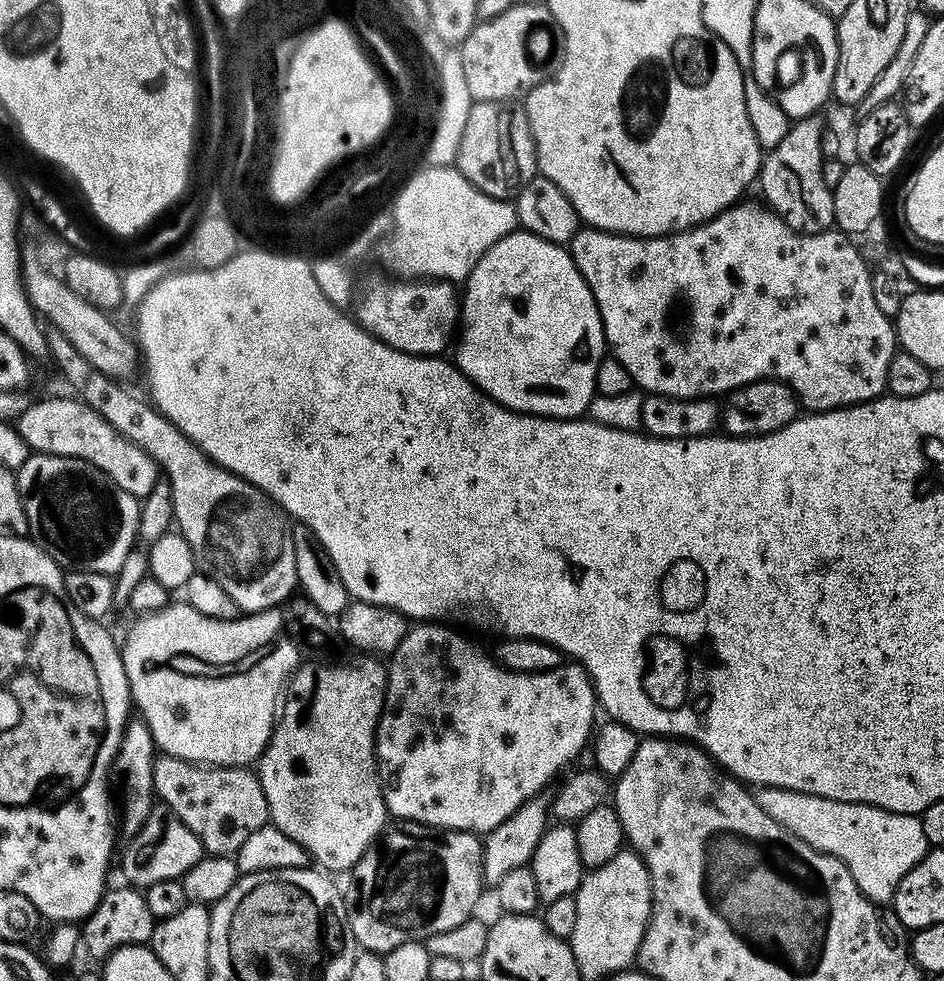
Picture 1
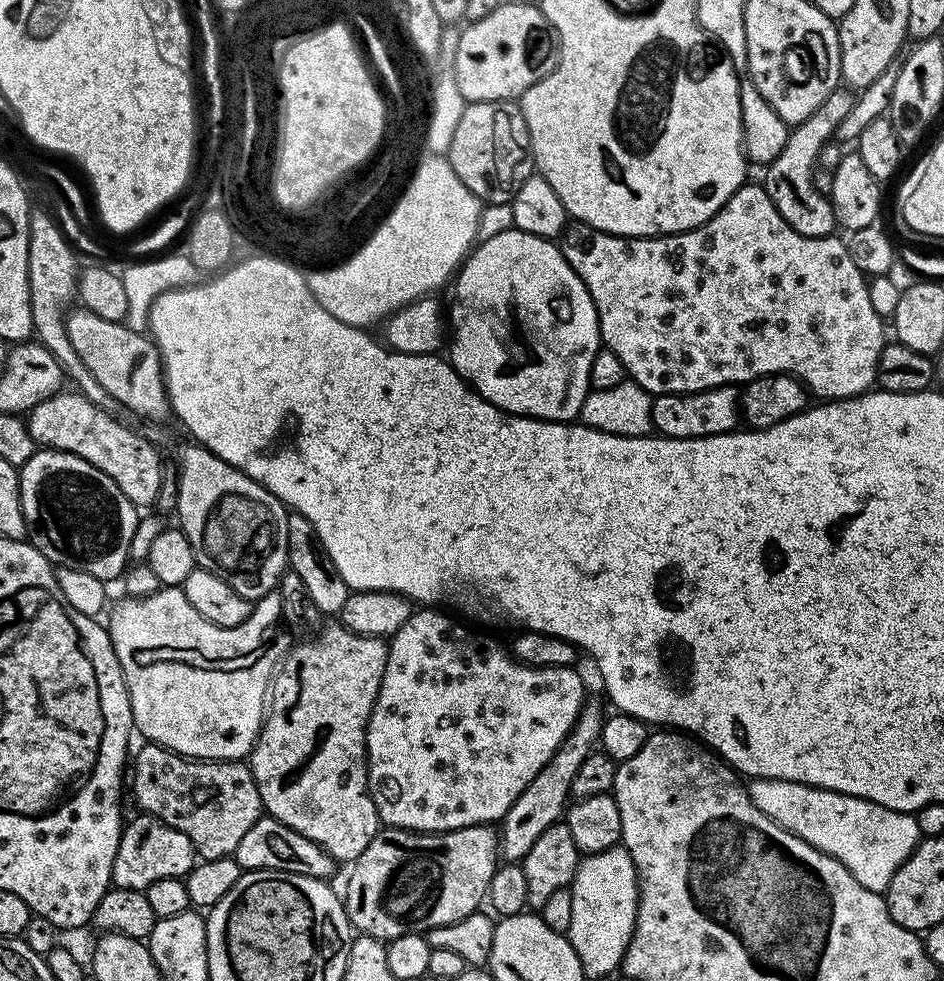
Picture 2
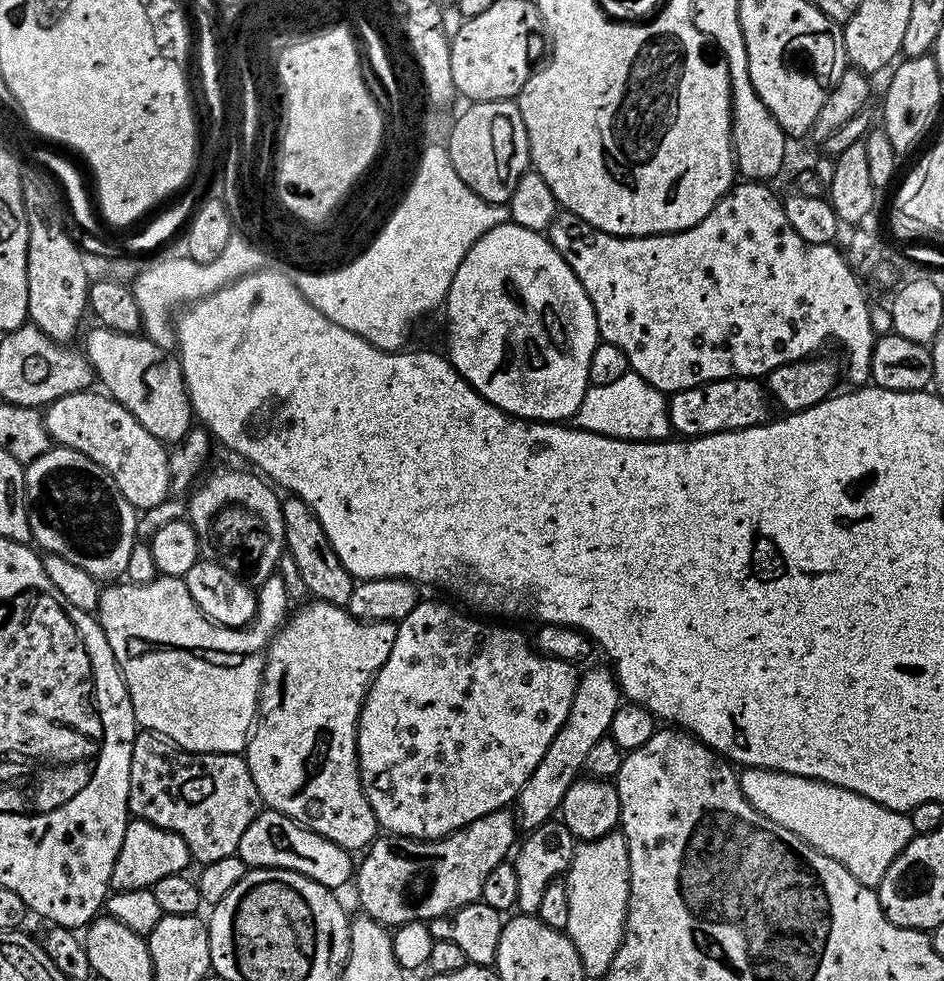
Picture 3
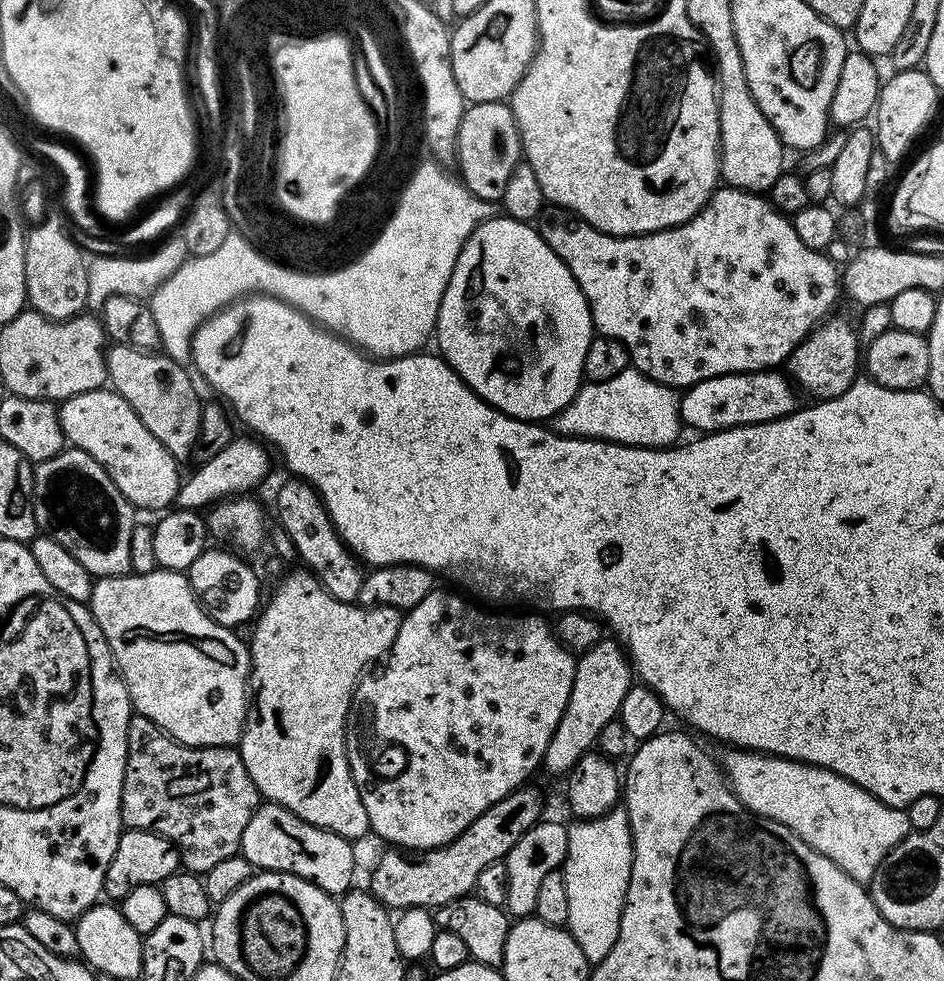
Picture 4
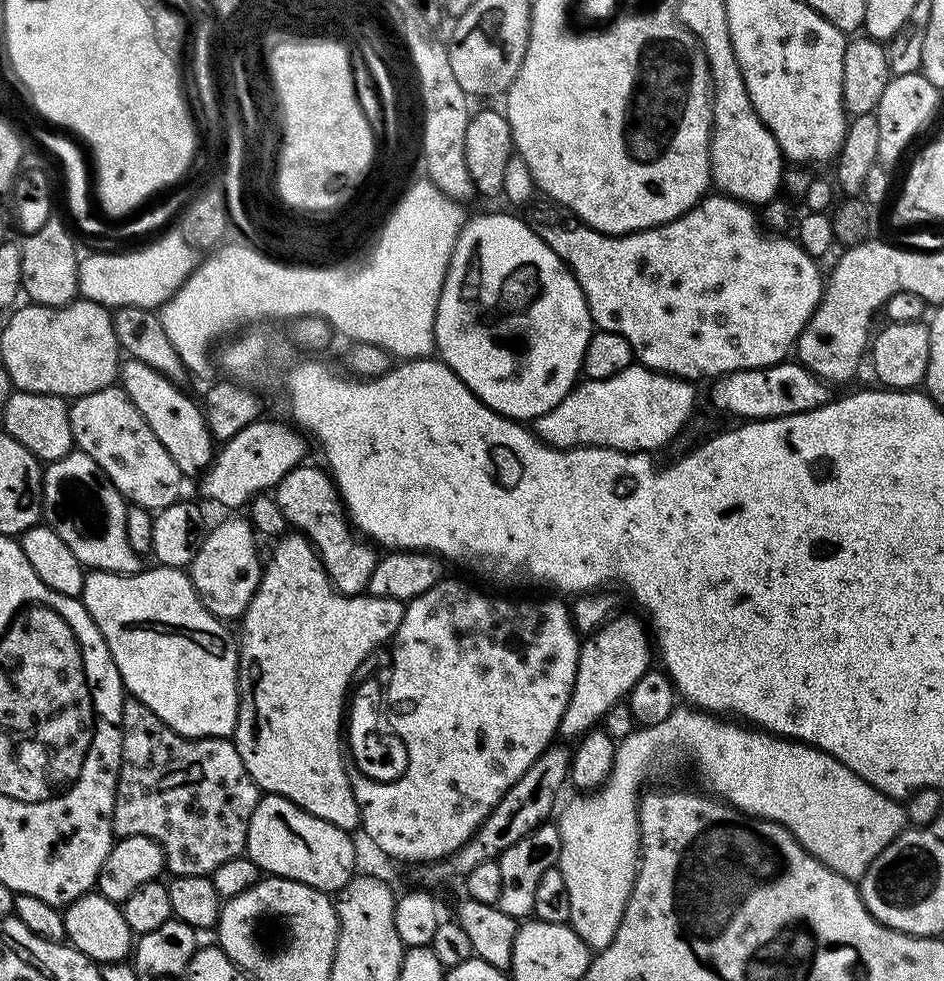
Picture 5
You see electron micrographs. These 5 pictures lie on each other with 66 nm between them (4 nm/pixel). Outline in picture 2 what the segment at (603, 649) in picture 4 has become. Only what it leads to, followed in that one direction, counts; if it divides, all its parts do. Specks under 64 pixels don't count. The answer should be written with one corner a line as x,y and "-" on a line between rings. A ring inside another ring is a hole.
592,702
585,703
570,734
566,734
562,746
554,754
554,758
550,758
550,762
546,762
546,766
542,766
542,770
538,770
534,782
530,782
530,786
526,786
526,790
522,790
522,794
518,794
514,806
510,806
510,810
504,815
498,828
500,854
505,861
523,861
524,856
530,854
530,846
534,846
534,842
538,842
538,837
544,831
550,830
550,826
557,824
565,815
572,796
574,774
578,774
578,766
582,766
582,762
586,762
588,755
597,747
605,719
606,712
603,712
598,705
592,704

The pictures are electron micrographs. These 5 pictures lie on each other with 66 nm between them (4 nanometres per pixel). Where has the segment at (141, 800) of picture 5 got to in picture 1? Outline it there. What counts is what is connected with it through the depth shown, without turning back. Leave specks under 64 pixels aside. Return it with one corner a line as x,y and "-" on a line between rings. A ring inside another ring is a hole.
160,754
154,762
154,790
155,799
198,834
198,842
202,842
205,853
210,856
235,857
242,842
254,830
269,823
262,782
248,766
205,766

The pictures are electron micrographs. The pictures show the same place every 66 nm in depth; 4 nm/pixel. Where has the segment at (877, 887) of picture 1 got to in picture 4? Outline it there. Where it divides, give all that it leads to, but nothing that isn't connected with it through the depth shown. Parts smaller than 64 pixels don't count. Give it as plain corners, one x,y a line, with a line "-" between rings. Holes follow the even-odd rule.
728,750
722,756
724,775
728,777
733,792
750,811
760,816
770,818
782,826
789,828
806,846
818,850
834,866
838,866
850,878
861,882
871,881
872,875
878,870
880,863
908,837
910,827
908,814
903,808
892,808
884,804
874,794
862,790
854,782
842,778
837,772
819,768
813,764
803,764
801,760
787,760
784,756
768,756
764,752
750,752
747,750

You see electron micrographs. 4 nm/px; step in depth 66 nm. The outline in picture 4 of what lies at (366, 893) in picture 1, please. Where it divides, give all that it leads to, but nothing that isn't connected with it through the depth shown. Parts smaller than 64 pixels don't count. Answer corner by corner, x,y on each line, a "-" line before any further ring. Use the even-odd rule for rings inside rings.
521,786
506,798
494,802
490,810
483,812
468,829
458,838
440,848
409,850
406,848
389,847
388,852
380,856
376,869
372,872
370,891
385,908
403,910
405,908
426,908
439,910
443,904
461,900
475,889
478,874
486,870
486,866
498,864
531,828
542,819
540,812
544,808
544,800
536,788

